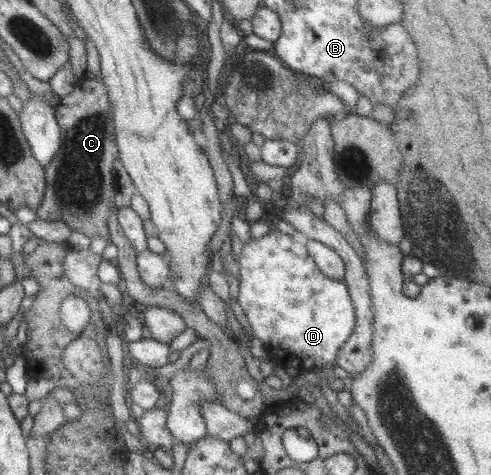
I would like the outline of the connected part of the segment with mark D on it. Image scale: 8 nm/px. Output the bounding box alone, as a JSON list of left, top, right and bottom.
[238,228,355,372]

